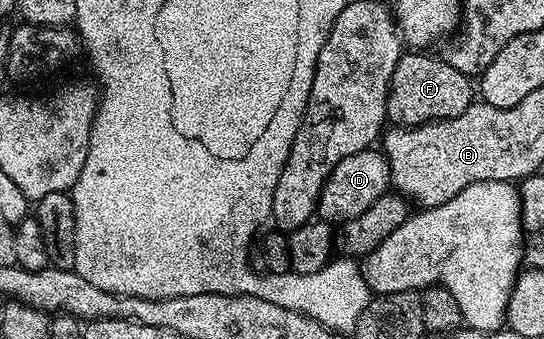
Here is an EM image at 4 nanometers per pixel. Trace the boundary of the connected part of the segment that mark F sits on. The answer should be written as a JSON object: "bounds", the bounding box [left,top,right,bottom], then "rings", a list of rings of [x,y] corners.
{"bounds":[385,53,477,127],"rings":[[[404,53],[399,56],[397,69],[392,71],[391,91],[385,97],[385,106],[390,122],[395,125],[420,127],[436,119],[452,119],[465,113],[477,95],[468,75],[458,71],[446,58],[434,59],[431,53]]]}

